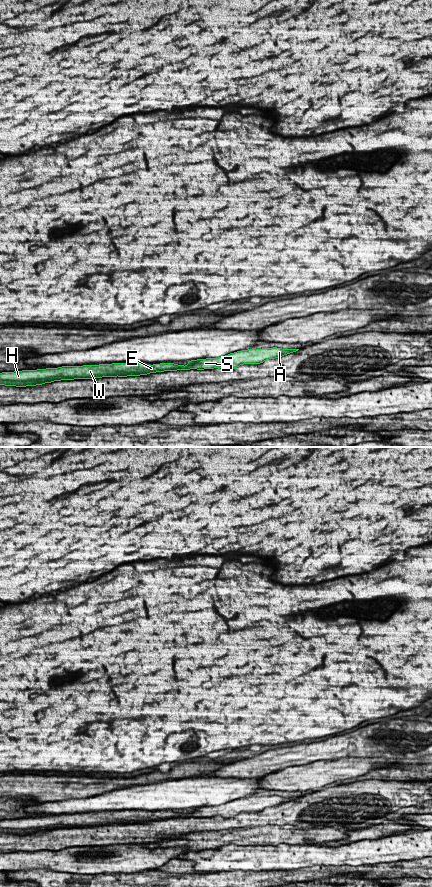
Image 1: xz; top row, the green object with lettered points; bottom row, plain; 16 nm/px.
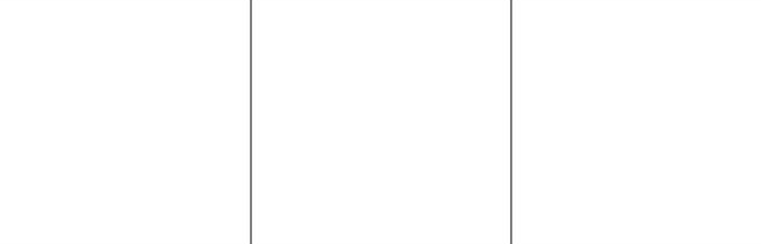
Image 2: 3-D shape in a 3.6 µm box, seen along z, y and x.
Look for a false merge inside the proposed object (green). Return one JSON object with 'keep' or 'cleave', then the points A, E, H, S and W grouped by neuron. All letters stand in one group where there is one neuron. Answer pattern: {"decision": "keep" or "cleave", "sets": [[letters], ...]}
{"decision": "cleave", "sets": [["A", "S"], ["E", "H", "W"]]}

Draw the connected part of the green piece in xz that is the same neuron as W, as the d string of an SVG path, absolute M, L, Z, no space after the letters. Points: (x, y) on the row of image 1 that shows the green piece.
M112 363L83 366L62 366L37 370L22 370L0 373L0 381L33 381L53 377L66 377L73 379L93 379L102 377L127 377L147 375L162 371L179 369L183 365L174 363L160 363L147 365L142 363Z

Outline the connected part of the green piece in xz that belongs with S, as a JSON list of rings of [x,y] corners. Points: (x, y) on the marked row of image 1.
[[[277,347],[262,349],[252,348],[230,353],[218,358],[197,359],[192,367],[183,366],[179,369],[173,369],[173,371],[190,369],[204,370],[214,368],[231,370],[242,364],[260,364],[266,360],[279,358],[298,350],[299,349],[282,349]]]

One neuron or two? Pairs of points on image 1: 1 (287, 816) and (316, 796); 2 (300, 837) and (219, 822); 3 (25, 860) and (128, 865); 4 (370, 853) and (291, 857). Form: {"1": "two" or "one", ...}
{"1": "one", "2": "two", "3": "one", "4": "one"}

